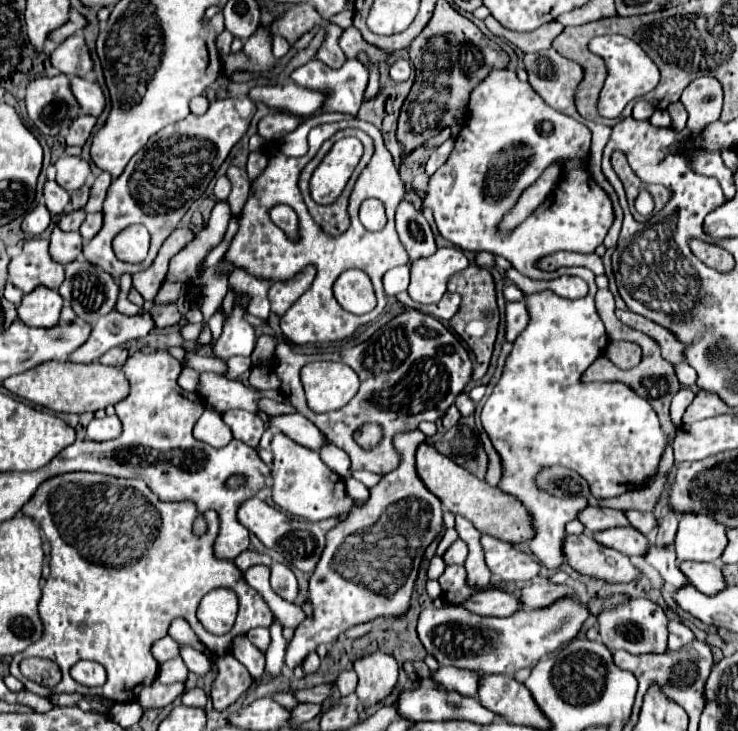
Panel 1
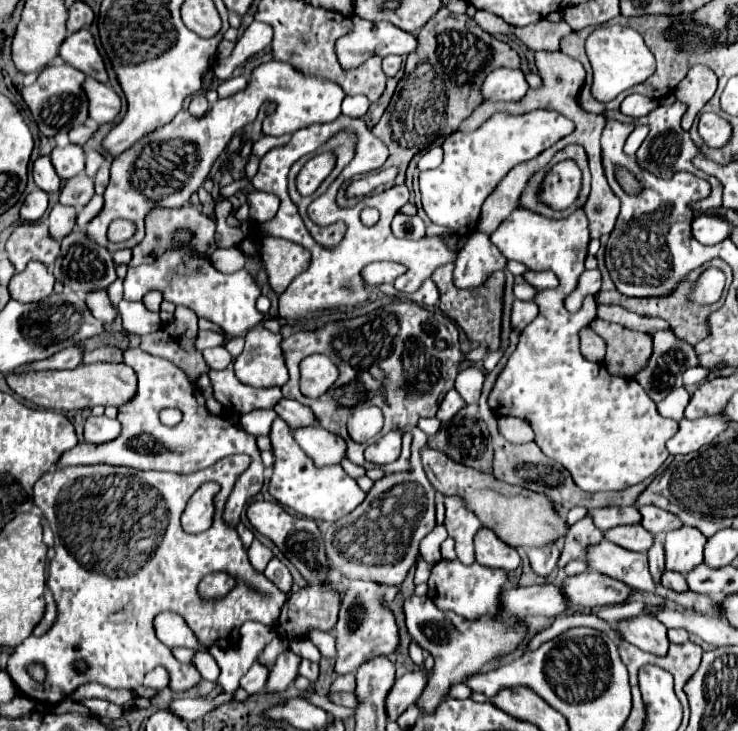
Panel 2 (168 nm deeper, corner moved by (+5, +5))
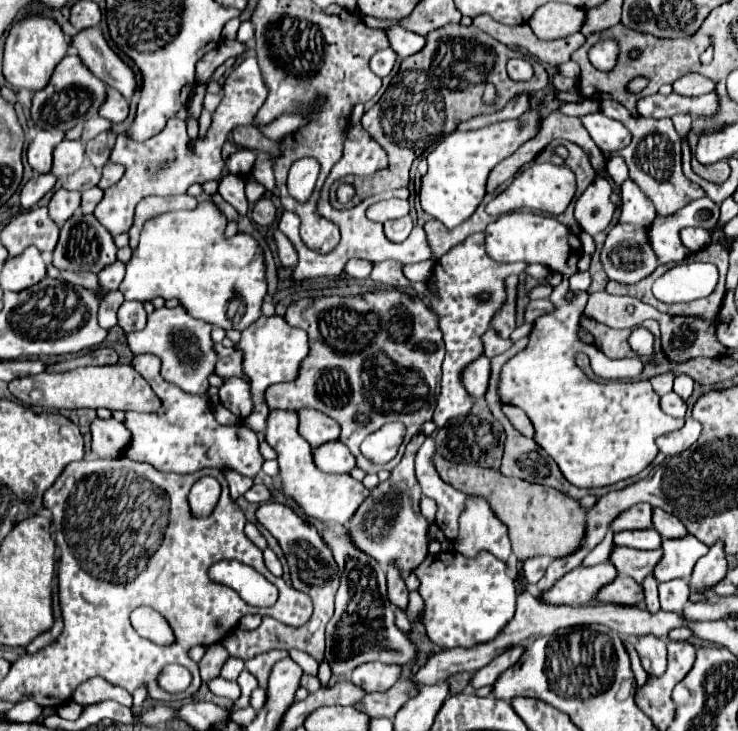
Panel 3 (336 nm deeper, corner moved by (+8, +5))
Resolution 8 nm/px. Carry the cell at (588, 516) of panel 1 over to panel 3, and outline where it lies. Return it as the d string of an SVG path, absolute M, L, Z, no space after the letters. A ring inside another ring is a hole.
M638 503L634 507L630 507L628 511L620 513L614 523L612 523L612 531L630 531L630 529L650 529L652 527L652 505L648 503Z

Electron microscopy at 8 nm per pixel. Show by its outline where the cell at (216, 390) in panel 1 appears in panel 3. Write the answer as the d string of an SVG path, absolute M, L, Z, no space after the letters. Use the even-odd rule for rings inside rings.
M226 379L220 387L220 401L222 405L238 417L246 417L252 413L252 399L250 399L250 385L242 379Z

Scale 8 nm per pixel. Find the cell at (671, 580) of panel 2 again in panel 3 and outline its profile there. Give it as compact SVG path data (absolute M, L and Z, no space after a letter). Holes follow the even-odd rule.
M668 581L668 583L660 583L658 585L660 591L660 605L664 611L682 611L688 603L690 597L690 585L688 581Z

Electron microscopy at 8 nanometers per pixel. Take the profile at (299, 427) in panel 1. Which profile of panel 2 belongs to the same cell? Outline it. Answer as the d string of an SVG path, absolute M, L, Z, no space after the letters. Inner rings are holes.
M319 425L295 429L293 437L317 465L335 465L345 457L345 441Z

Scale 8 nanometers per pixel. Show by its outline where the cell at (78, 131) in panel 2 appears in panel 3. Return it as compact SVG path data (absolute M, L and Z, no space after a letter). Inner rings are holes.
M92 117L92 119L88 119L88 121L86 121L86 125L84 125L82 141L88 141L88 139L96 137L98 133L102 133L102 131L108 131L110 127L112 127L112 121L108 121L108 119L102 119L102 117Z

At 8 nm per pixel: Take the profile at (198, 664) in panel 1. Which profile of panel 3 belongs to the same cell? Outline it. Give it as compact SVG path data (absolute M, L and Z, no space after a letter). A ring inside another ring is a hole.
M216 643L216 645L210 645L208 649L206 649L206 653L204 653L204 657L202 657L202 661L198 663L200 665L200 677L202 677L202 681L210 681L210 679L214 679L214 677L218 677L220 675L220 669L222 669L222 665L228 661L228 651L224 649L224 645L220 645L220 643Z

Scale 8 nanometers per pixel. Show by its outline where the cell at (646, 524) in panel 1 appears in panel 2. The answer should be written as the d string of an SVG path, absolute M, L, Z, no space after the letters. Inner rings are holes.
M653 505L639 507L639 513L641 513L641 525L653 535L681 527L681 521L677 517L673 517L667 511L661 511L661 509L653 507Z

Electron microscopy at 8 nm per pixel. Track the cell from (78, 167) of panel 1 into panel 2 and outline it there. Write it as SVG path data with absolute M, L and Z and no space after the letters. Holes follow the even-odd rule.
M69 143L67 147L55 147L51 153L51 163L61 179L71 179L85 169L85 153L79 145Z

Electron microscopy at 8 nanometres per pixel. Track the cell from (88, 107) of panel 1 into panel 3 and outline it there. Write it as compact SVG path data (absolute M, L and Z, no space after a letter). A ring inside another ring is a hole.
M108 89L108 97L106 97L106 105L102 105L100 115L114 121L114 123L122 123L128 117L130 111L130 103L116 91L116 89Z

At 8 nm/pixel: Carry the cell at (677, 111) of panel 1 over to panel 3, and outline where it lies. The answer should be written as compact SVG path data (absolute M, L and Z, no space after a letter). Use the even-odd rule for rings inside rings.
M612 99L600 101L600 111L612 119L620 119L620 123L632 133L632 143L628 147L616 153L610 153L608 157L604 155L604 159L608 161L620 155L626 161L630 181L634 181L642 189L642 193L654 203L658 215L674 215L678 209L686 207L690 201L704 197L702 187L688 181L682 173L682 163L680 163L682 137L676 133L670 119L646 119L646 117L634 119L624 105Z

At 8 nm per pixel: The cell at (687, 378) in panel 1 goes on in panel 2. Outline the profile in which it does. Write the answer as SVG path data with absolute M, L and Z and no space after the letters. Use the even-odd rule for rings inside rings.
M691 367L691 369L687 369L687 371L683 373L683 383L685 383L685 387L697 385L697 383L701 383L707 375L709 375L709 371L705 371L705 369L701 369L701 367Z

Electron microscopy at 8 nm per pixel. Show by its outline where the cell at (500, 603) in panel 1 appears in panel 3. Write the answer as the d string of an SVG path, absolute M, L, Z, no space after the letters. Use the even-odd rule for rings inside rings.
M602 563L602 565L580 565L578 569L566 573L554 589L542 593L540 597L544 601L550 601L554 605L586 605L590 603L596 593L614 581L618 577L618 571L614 569L612 563Z

